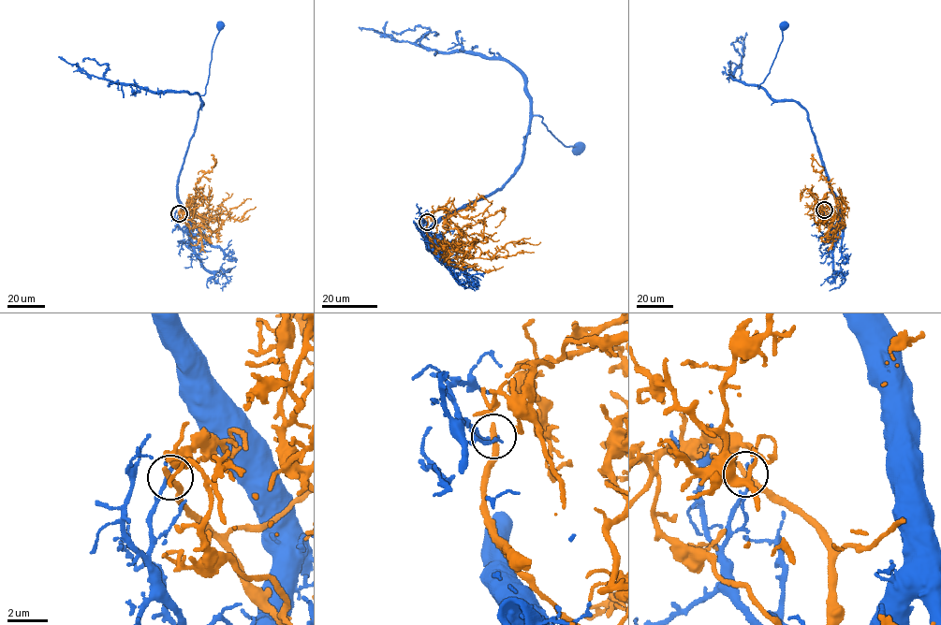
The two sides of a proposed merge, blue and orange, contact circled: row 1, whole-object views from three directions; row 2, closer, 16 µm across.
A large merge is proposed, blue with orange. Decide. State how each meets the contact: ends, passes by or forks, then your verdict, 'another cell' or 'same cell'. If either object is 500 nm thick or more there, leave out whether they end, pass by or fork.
blue ends; orange ends; another cell

